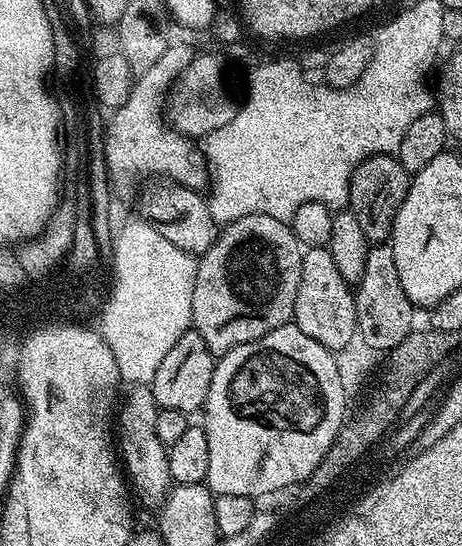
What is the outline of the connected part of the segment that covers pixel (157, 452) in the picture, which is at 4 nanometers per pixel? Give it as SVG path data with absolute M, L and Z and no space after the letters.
M136 386L136 387L133 387L131 391L132 393L130 393L129 396L125 398L124 405L122 405L123 404L123 400L122 400L122 403L119 405L119 408L118 408L118 420L120 416L120 440L118 436L118 456L119 456L119 459L122 461L122 468L123 468L123 471L126 473L127 483L130 485L130 488L131 488L130 483L132 483L132 488L134 491L136 491L137 498L140 499L141 502L144 503L146 507L153 508L153 510L156 510L156 509L159 509L161 505L163 505L164 500L168 497L168 493L174 484L174 481L172 479L172 474L170 472L170 462L168 461L168 448L156 436L156 414L158 409L156 406L156 400L152 396L151 387Z

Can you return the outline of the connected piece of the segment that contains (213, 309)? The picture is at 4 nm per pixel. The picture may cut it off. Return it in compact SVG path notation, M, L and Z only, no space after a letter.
M250 214L227 225L217 235L216 244L199 257L192 295L192 328L214 354L223 354L243 344L261 340L268 332L293 323L294 302L302 282L304 252L292 232L291 223L266 214Z

